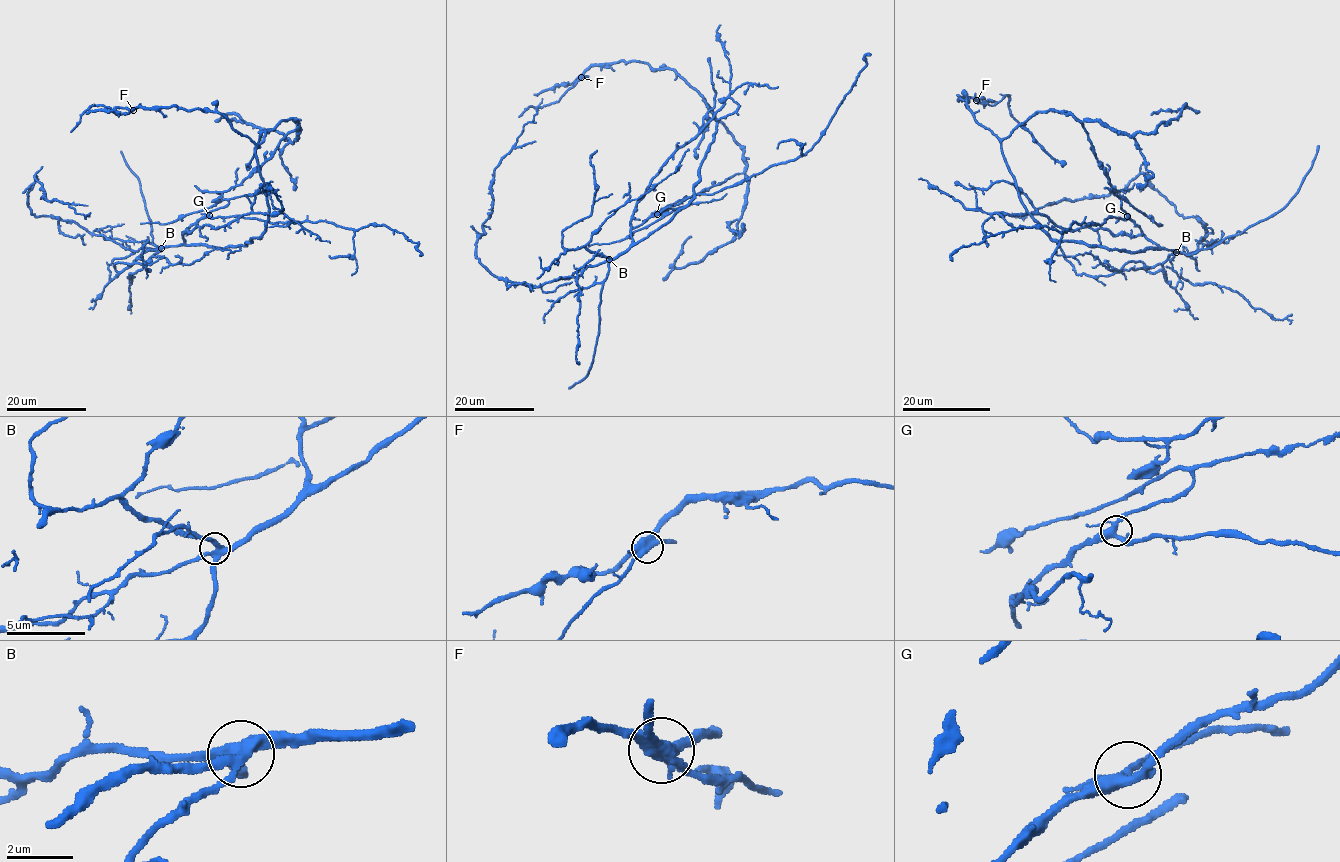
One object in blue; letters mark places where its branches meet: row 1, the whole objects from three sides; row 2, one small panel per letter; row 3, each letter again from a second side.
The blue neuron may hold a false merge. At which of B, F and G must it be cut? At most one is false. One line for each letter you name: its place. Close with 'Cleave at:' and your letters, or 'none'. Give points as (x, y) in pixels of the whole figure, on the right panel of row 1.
F: at (976, 100)
Cleave at: F

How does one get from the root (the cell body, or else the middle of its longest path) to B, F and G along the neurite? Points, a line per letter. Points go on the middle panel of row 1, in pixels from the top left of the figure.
B: (673, 216), (647, 237), (609, 259)
F: (673, 216), (693, 198), (716, 131), (703, 97), (673, 70), (636, 61), (594, 64), (581, 78)
G: (673, 216), (634, 243), (631, 230), (657, 214)

